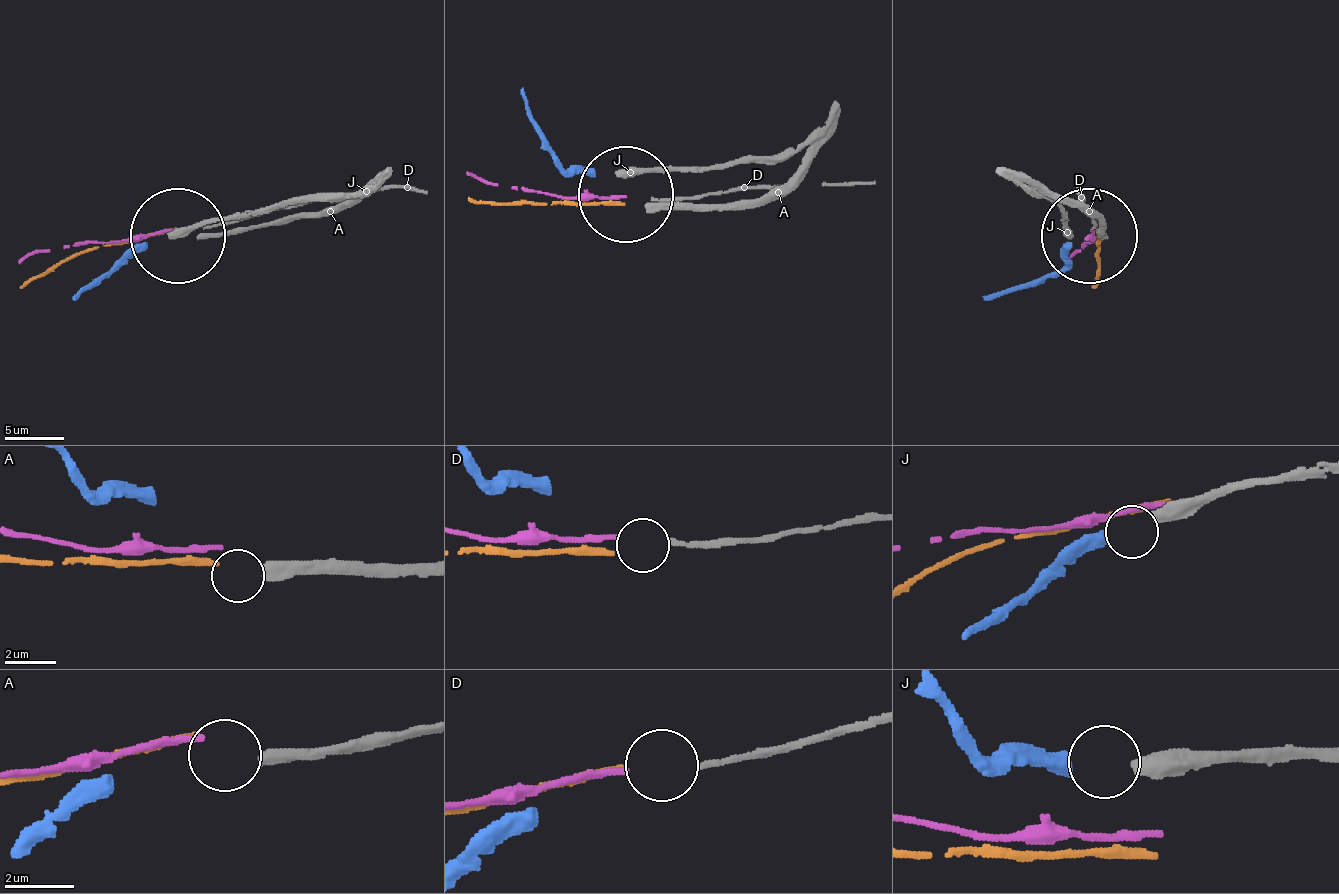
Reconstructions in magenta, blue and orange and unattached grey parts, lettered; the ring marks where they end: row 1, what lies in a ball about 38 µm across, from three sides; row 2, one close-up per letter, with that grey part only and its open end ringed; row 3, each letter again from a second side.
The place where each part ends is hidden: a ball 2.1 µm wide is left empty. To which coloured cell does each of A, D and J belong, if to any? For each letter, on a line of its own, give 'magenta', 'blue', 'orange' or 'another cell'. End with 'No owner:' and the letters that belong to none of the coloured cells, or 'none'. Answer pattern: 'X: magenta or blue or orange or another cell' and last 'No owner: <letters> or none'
A: another cell
D: magenta
J: blue
No owner: A

